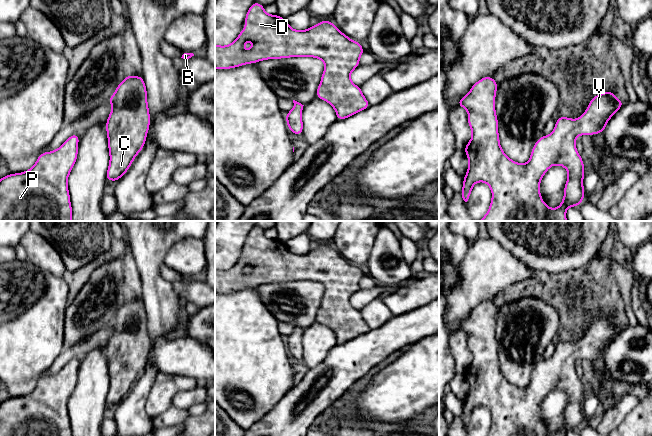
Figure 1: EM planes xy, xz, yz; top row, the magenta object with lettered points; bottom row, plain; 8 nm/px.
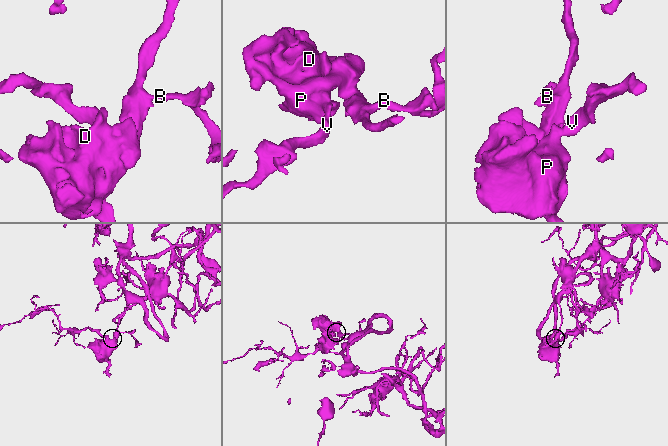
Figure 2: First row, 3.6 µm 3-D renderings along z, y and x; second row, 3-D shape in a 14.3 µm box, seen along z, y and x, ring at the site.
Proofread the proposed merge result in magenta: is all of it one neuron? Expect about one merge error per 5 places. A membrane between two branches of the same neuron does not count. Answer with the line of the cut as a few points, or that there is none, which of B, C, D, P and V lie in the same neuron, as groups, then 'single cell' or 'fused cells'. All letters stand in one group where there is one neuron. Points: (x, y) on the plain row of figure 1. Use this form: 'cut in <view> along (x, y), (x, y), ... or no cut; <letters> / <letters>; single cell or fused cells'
no cut; B C D P V; single cell

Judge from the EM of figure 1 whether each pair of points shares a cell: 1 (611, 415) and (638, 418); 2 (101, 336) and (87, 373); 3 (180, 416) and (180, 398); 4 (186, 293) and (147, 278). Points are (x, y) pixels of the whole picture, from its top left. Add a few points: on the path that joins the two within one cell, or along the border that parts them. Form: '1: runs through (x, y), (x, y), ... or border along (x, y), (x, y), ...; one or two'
1: border along (639, 403), (618, 425); two
2: border along (105, 346), (91, 348), (80, 360); two
3: border along (172, 404), (179, 408), (187, 409); two
4: border along (172, 284), (173, 290), (178, 295); two

